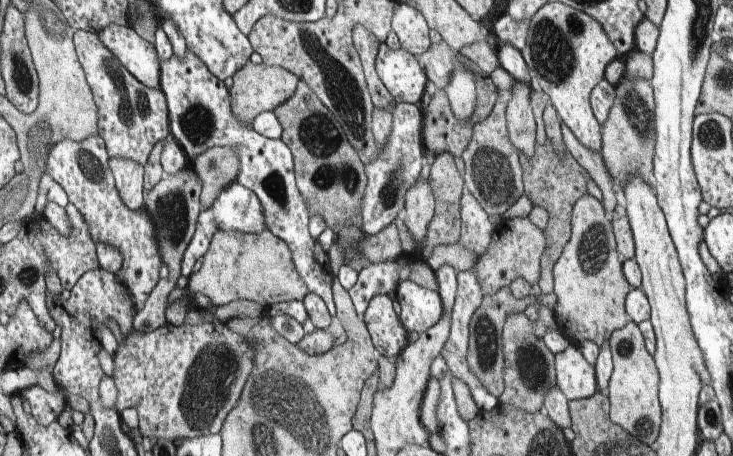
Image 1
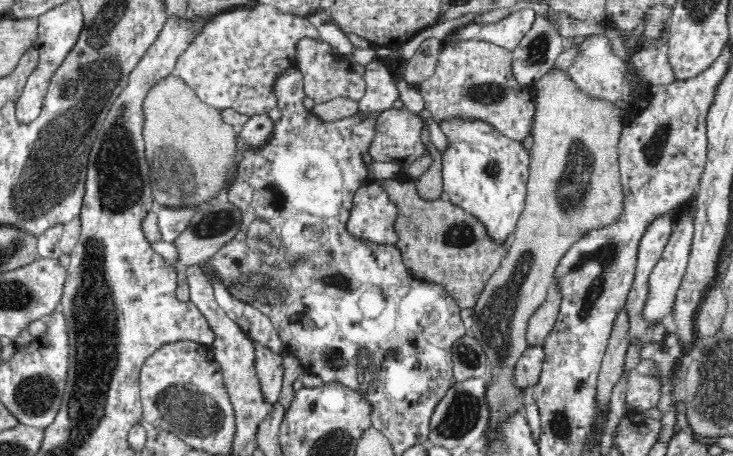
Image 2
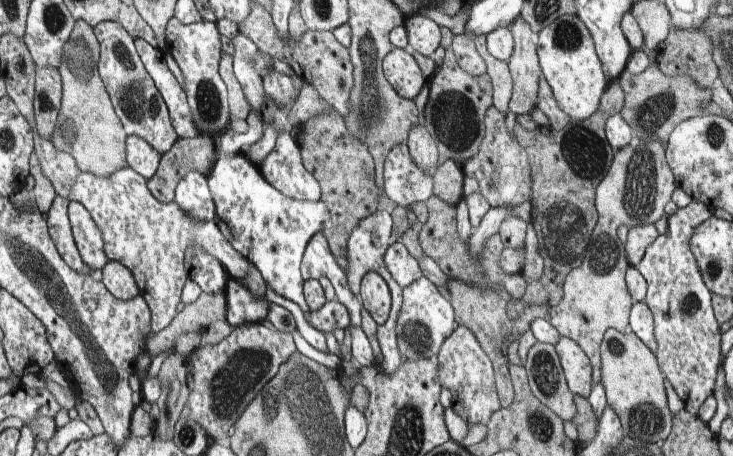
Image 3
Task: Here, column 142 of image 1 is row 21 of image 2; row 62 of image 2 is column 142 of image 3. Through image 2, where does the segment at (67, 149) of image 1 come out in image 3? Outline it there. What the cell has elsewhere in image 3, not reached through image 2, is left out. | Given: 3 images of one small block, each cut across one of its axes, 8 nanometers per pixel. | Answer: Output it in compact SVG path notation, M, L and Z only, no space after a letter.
M130 167L120 169L109 177L81 172L72 187L70 201L80 201L101 227L105 253L110 261L125 264L133 271L141 294L152 311L152 330L166 328L176 316L180 292L186 282L186 254L200 247L213 254L225 265L229 276L242 281L248 276L251 262L227 237L217 222L199 223L187 215L175 201L161 203L149 190L148 180Z

